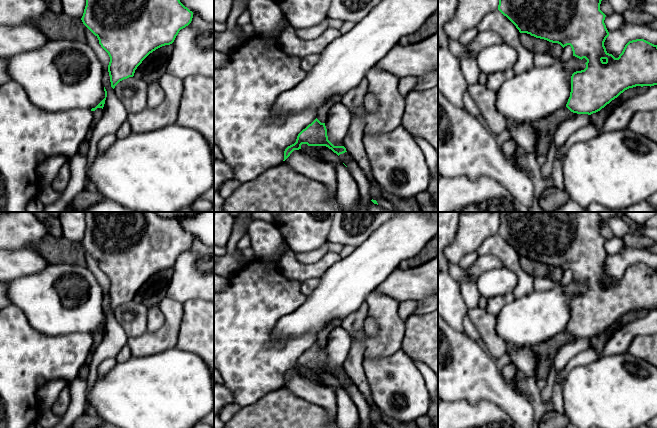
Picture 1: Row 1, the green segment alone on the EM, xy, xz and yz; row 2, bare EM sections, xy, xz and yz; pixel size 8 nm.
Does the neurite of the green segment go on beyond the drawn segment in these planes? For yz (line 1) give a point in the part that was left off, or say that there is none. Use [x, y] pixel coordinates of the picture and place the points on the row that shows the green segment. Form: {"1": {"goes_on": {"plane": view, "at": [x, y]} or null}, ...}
{"1": {"goes_on": null}}

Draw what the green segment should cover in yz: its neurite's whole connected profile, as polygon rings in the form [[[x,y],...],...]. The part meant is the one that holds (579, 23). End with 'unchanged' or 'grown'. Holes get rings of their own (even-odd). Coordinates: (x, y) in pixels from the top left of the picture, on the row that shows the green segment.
[[[499,0],[498,10],[519,30],[536,38],[570,45],[573,56],[587,60],[586,68],[571,76],[571,92],[566,107],[573,113],[591,115],[600,111],[629,88],[657,85],[657,45],[644,39],[629,41],[618,58],[606,51],[604,42],[609,32],[604,23],[606,15],[600,10],[602,0]]]; unchanged

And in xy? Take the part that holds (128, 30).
[[[86,0],[81,20],[98,38],[99,44],[110,57],[108,72],[111,87],[114,89],[120,81],[133,77],[137,67],[150,53],[162,46],[172,44],[179,31],[188,26],[192,18],[193,12],[180,0]]]; unchanged

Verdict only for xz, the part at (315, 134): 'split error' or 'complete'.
complete

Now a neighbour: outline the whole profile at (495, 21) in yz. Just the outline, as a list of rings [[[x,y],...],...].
[[[498,9],[483,17],[477,26],[480,32],[491,31],[498,34],[503,43],[517,50],[518,60],[512,68],[515,75],[522,74],[534,68],[534,53],[525,48],[520,39],[521,33],[516,26]]]

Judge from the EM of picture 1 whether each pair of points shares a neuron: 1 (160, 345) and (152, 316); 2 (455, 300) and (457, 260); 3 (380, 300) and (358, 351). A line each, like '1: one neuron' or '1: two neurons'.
1: two neurons
2: two neurons
3: two neurons

